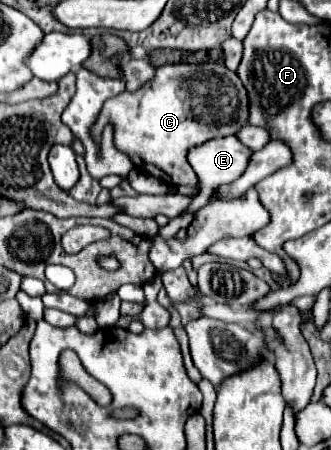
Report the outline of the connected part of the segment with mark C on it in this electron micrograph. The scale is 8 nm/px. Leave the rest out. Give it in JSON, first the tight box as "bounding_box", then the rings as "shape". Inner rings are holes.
{"bounding_box":[103,63,247,187],"shape":[[[199,63],[199,65],[163,65],[155,71],[155,77],[147,81],[137,91],[123,91],[117,97],[105,101],[103,125],[113,125],[113,143],[115,149],[127,153],[137,169],[147,171],[153,177],[159,177],[171,187],[195,185],[197,175],[187,163],[185,155],[191,147],[201,145],[213,137],[235,135],[247,123],[247,91],[241,85],[237,73],[229,71],[223,63]],[[191,89],[199,89],[197,103],[191,101]]]}

